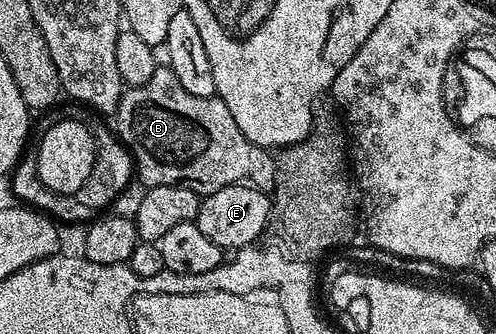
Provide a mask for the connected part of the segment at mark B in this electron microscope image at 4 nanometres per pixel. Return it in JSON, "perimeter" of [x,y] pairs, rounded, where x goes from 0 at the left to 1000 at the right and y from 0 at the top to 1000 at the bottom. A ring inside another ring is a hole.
{"perimeter":[[[335,192],[317,195],[294,251],[252,266],[230,344],[230,389],[266,455],[280,542],[300,563],[377,557],[409,587],[494,545],[520,569],[554,572],[554,470],[494,407],[442,287],[383,287]]]}

